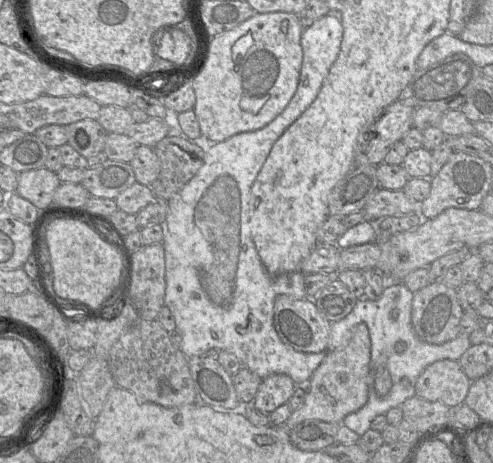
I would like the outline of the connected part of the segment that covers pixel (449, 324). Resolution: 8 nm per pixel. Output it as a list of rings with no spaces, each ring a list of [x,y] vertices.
[[[438,280],[414,293],[411,324],[422,341],[441,344],[458,336],[464,310],[457,300],[456,290]]]

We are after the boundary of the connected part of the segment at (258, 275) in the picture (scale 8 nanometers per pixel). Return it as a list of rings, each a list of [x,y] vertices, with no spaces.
[[[335,15],[323,16],[306,27],[301,37],[303,63],[299,83],[289,104],[272,122],[259,130],[238,133],[218,143],[205,143],[204,164],[168,202],[162,241],[166,269],[165,305],[175,318],[176,330],[182,336],[181,351],[188,359],[202,356],[213,348],[229,351],[239,358],[242,367],[247,367],[261,379],[274,373],[282,373],[290,376],[296,387],[299,387],[309,381],[327,354],[327,351],[297,351],[279,338],[273,320],[275,299],[278,295],[296,299],[308,298],[305,275],[301,271],[271,275],[266,270],[251,236],[249,201],[252,185],[272,147],[318,96],[330,68],[339,55],[342,37],[342,23]]]

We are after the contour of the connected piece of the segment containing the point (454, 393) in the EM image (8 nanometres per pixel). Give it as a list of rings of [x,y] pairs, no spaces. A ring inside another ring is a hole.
[[[442,359],[422,371],[416,381],[415,392],[426,400],[455,407],[464,403],[470,384],[471,380],[459,361]]]

